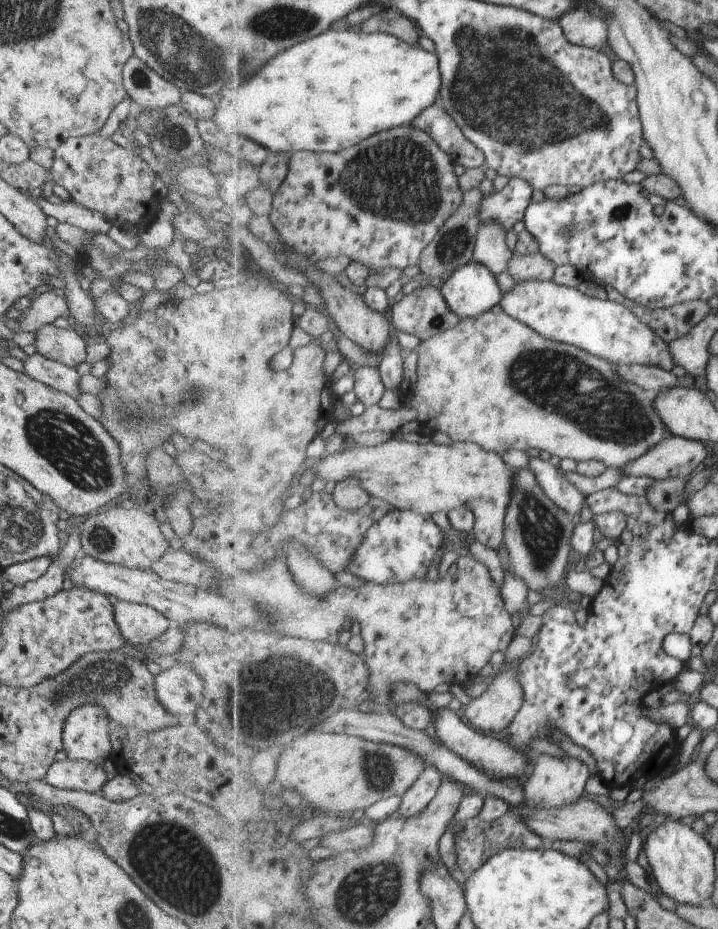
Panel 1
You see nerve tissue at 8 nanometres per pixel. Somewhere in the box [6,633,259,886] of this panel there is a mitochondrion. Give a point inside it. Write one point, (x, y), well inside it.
(100, 678)

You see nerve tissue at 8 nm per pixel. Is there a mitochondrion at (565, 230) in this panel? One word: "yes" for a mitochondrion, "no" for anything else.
yes

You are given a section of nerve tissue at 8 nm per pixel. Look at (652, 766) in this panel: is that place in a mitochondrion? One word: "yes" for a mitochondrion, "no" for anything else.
no

